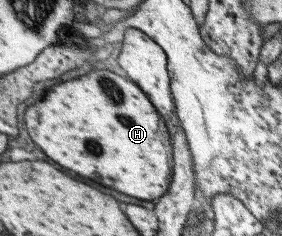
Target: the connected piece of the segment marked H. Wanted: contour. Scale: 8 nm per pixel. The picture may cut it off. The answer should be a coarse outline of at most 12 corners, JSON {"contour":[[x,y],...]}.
{"contour":[[133,79],[56,85],[26,127],[50,159],[156,201],[172,135]]}

